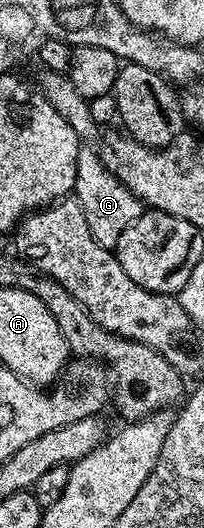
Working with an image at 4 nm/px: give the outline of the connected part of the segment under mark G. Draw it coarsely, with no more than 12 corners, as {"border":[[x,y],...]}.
{"border":[[79,148],[73,196],[100,247],[144,212],[93,148]]}

